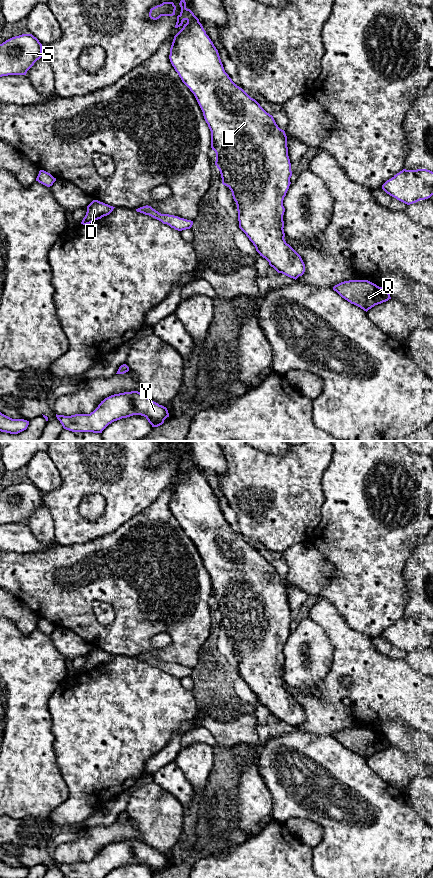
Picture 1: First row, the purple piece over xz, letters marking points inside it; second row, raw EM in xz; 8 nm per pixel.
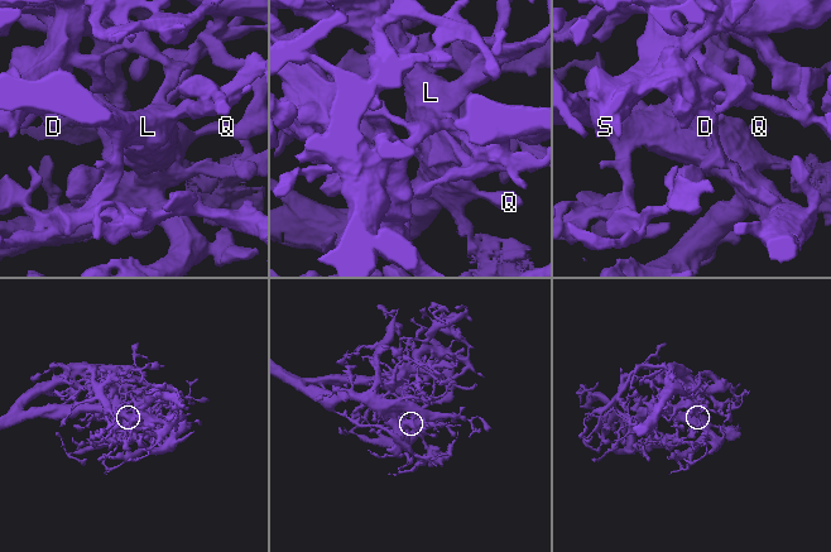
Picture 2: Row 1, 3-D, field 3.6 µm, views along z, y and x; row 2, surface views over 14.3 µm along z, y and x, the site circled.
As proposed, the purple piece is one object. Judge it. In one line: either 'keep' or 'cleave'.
keep

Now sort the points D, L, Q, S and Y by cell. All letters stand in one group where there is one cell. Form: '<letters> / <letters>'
D L Q S Y

